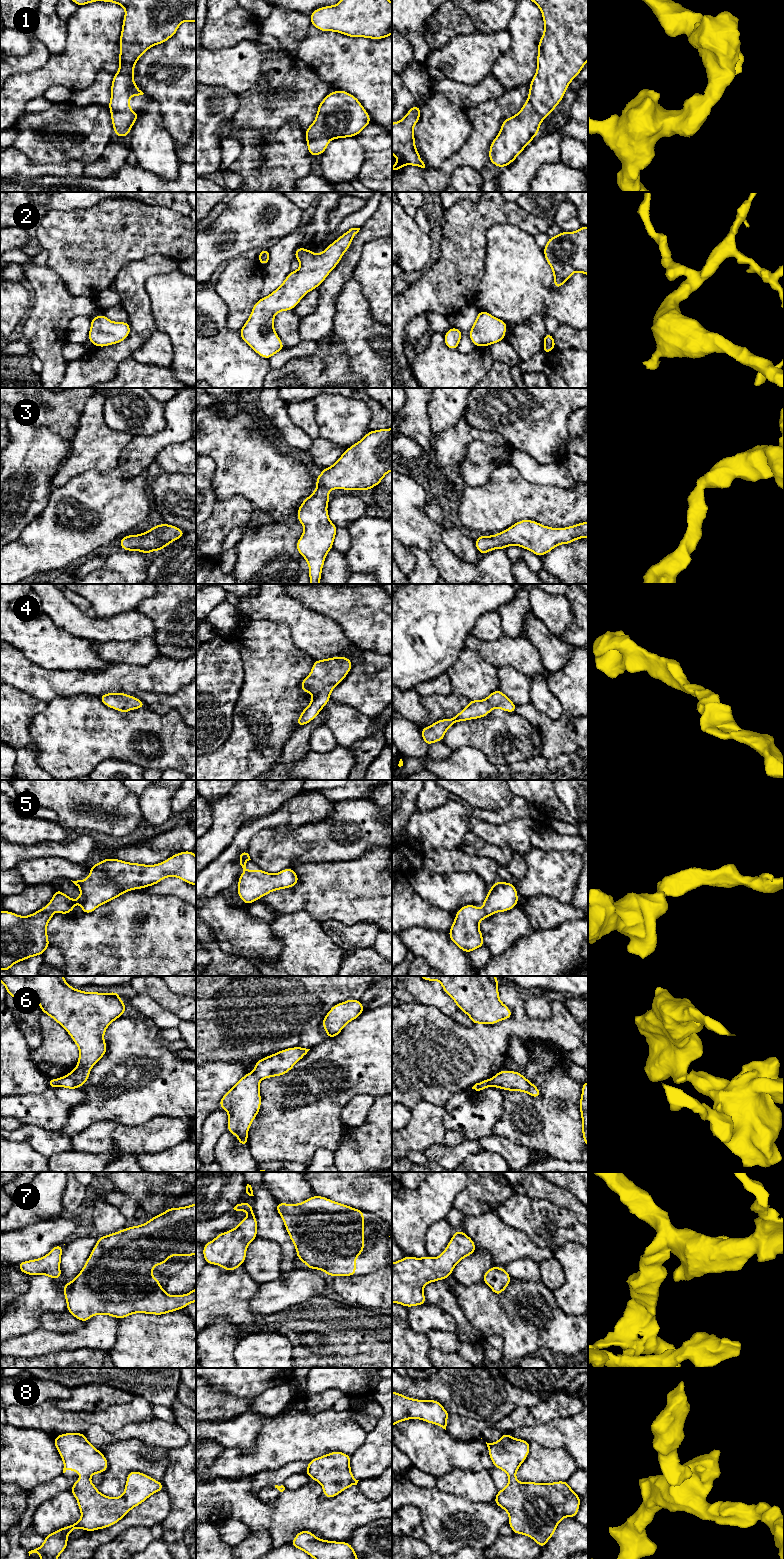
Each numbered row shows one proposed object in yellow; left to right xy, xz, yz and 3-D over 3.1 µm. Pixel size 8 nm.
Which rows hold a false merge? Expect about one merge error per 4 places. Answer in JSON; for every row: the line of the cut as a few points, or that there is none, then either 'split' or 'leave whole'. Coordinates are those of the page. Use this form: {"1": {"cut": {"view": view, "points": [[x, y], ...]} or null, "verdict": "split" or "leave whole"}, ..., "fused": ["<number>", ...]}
{"1": {"cut": null, "verdict": "leave whole"}, "2": {"cut": null, "verdict": "leave whole"}, "3": {"cut": null, "verdict": "leave whole"}, "4": {"cut": null, "verdict": "leave whole"}, "5": {"cut": null, "verdict": "leave whole"}, "6": {"cut": {"view": "xy", "points": [[60, 1078], [61, 1085]]}, "verdict": "split"}, "7": {"cut": null, "verdict": "leave whole"}, "8": {"cut": null, "verdict": "leave whole"}, "fused": ["6"]}

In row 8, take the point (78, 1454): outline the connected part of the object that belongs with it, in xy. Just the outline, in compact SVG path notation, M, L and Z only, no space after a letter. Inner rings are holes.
M63 1433L54 1437L54 1444L64 1463L63 1473L72 1470L82 1476L70 1490L78 1502L82 1517L69 1526L45 1535L45 1542L29 1551L29 1556L37 1553L41 1556L40 1559L57 1559L67 1547L68 1534L76 1528L91 1532L110 1527L152 1494L164 1490L163 1483L139 1471L130 1471L123 1495L105 1496L97 1490L89 1477L105 1472L108 1461L103 1453L86 1439L84 1433Z

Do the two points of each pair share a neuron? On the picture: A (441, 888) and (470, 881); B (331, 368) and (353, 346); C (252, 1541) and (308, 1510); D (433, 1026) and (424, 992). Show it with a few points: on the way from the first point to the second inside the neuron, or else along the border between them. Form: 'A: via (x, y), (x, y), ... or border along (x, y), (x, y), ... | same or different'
A: via (448, 888), (463, 888) | same
B: border along (333, 332), (343, 345), (349, 369), (355, 374) | different
C: border along (249, 1528), (263, 1528), (268, 1533), (273, 1547) | different
D: border along (404, 1003), (419, 1002), (435, 1006), (448, 1016) | different

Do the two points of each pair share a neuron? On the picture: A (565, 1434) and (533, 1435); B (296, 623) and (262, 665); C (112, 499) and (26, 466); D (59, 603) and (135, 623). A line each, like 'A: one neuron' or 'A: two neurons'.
A: one neuron
B: two neurons
C: two neurons
D: one neuron

